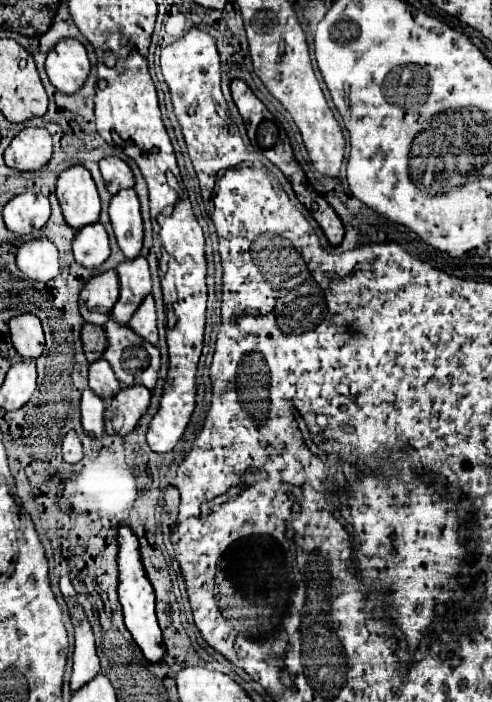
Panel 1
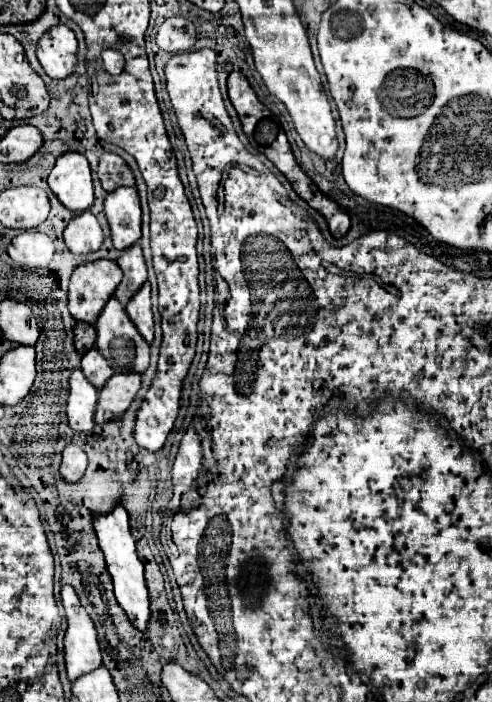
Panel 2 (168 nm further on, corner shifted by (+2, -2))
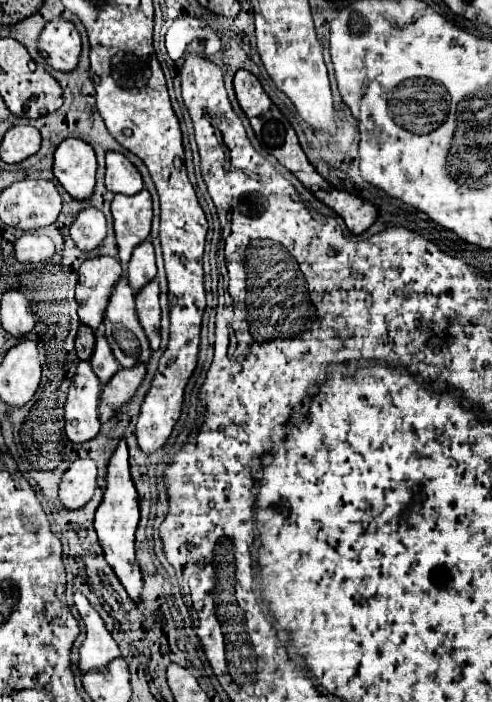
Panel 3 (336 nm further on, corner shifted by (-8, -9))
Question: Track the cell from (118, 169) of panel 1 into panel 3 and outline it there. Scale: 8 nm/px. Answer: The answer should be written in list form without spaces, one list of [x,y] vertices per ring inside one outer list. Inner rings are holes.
[[[118,151],[106,153],[106,187],[112,193],[136,195],[142,191],[142,175],[138,169]]]

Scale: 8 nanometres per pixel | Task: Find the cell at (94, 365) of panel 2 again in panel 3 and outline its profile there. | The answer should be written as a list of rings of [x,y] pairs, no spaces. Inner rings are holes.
[[[102,327],[96,329],[94,333],[96,333],[96,349],[90,357],[90,365],[92,365],[94,373],[98,375],[100,383],[108,383],[110,377],[120,369],[120,365],[112,355],[112,349],[110,349],[104,333],[102,333]]]

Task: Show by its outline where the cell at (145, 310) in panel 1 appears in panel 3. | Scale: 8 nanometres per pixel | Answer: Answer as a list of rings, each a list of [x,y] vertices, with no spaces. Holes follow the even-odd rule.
[[[158,281],[146,283],[136,293],[136,313],[138,321],[146,331],[152,351],[160,347],[160,305],[158,305]]]

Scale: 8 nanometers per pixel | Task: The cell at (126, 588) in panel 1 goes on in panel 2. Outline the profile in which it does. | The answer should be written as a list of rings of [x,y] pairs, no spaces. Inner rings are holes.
[[[116,506],[110,514],[104,516],[96,516],[94,518],[94,530],[98,536],[98,544],[106,556],[106,564],[108,564],[108,572],[112,576],[114,582],[114,594],[116,600],[120,604],[120,608],[126,612],[130,624],[140,630],[146,632],[148,630],[148,620],[150,620],[150,596],[148,596],[148,586],[144,580],[144,564],[140,562],[138,554],[136,554],[136,542],[130,534],[130,526],[128,526],[128,514],[122,506]]]

